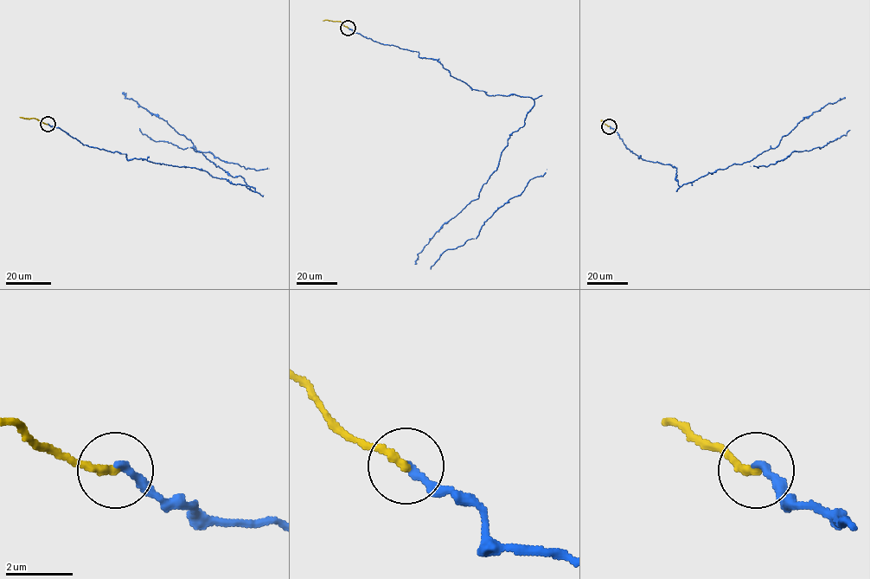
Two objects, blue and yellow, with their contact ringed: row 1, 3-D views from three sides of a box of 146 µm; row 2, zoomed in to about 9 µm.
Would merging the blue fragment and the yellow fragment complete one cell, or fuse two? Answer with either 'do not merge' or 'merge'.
merge

